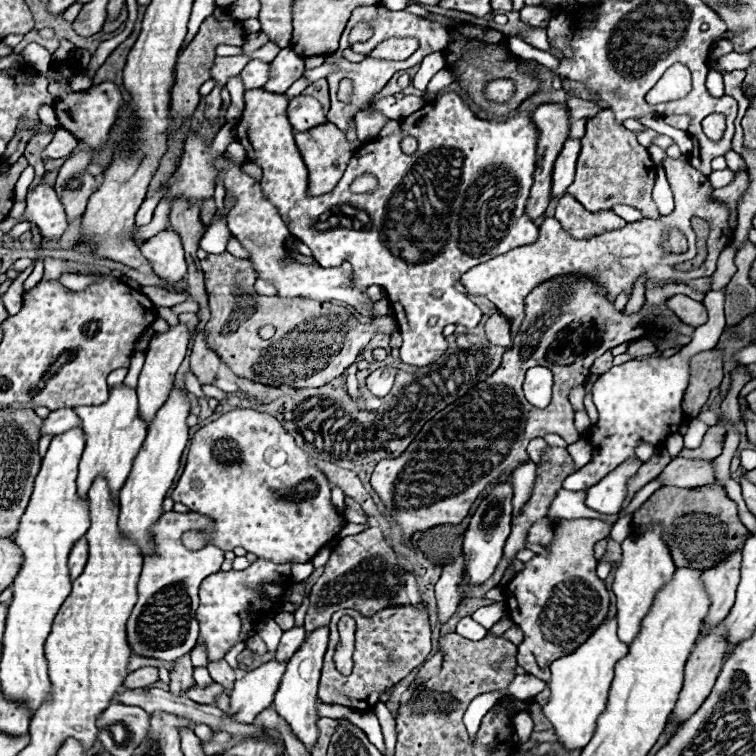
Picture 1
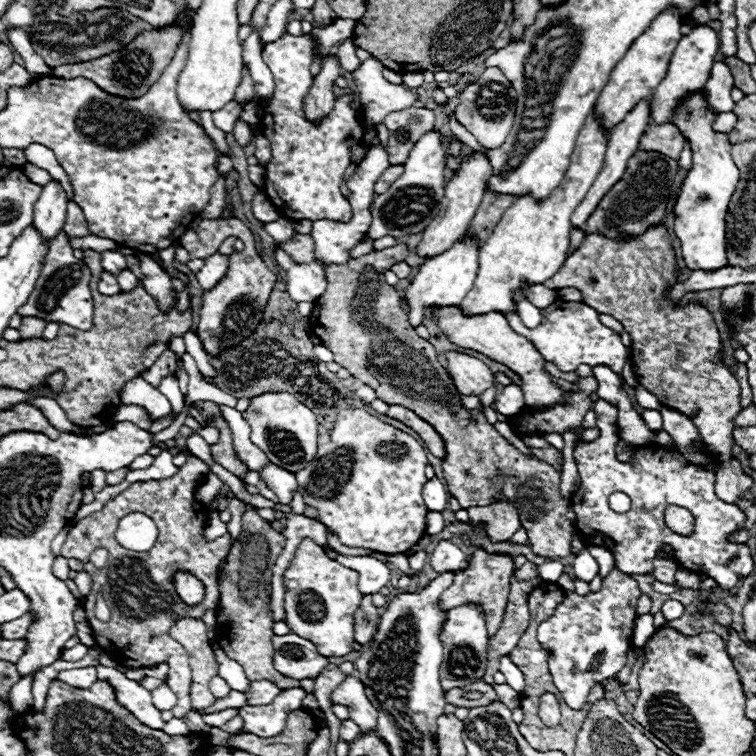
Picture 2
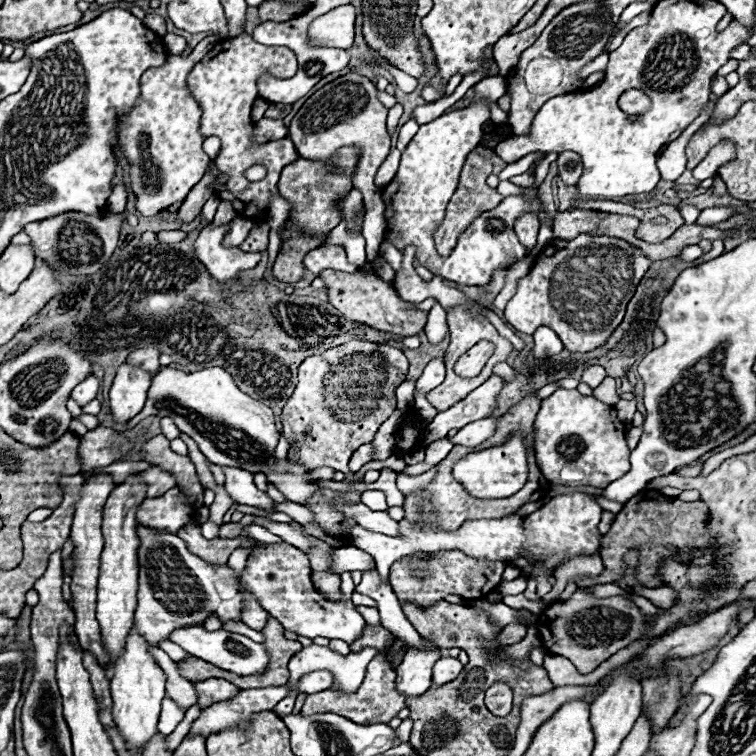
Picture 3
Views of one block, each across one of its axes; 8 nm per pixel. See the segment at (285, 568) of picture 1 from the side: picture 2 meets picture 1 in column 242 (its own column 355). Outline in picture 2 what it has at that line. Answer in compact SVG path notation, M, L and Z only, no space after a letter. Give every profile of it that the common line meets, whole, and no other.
M312 538L298 544L294 560L284 570L286 588L286 620L294 634L314 642L316 650L330 656L346 656L352 652L354 640L354 612L360 608L362 594L358 590L358 572L330 560Z

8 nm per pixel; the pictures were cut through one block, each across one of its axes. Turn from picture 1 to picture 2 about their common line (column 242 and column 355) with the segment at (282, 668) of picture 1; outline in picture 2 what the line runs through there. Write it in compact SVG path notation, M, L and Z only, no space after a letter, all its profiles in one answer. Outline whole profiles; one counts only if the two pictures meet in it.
M348 676L342 684L338 684L331 694L331 701L333 704L346 706L350 718L360 726L362 732L370 732L376 728L378 712L368 700L364 692L364 684L358 678Z

